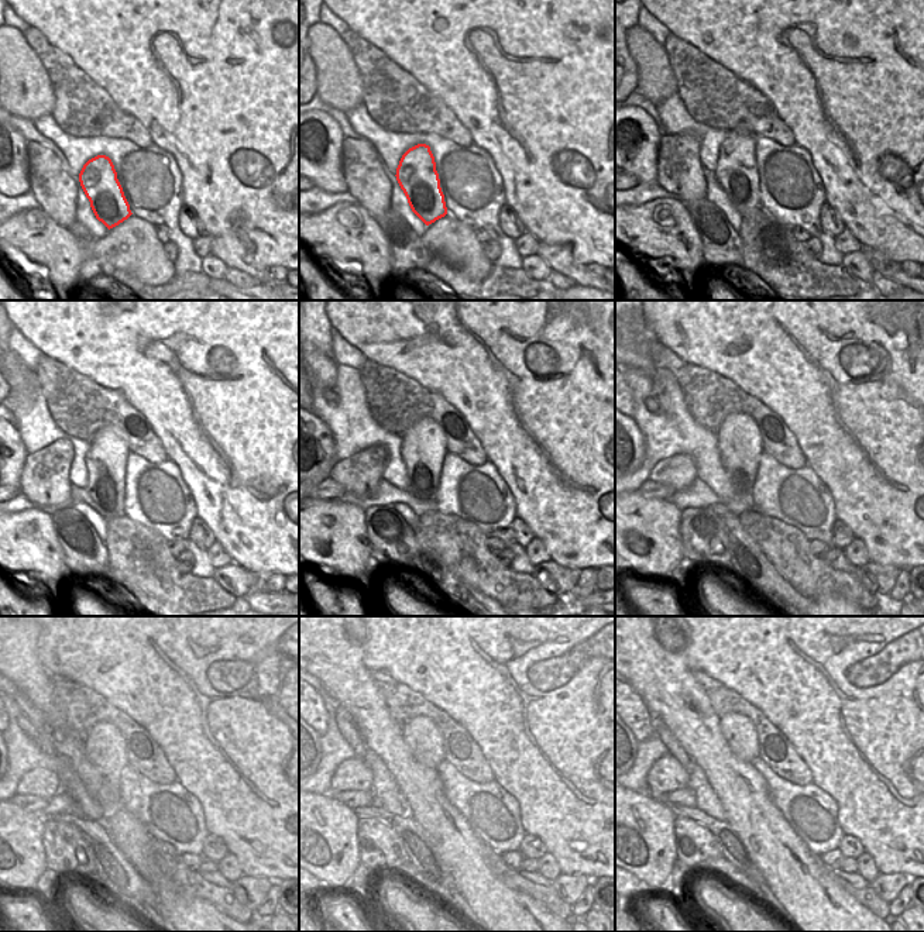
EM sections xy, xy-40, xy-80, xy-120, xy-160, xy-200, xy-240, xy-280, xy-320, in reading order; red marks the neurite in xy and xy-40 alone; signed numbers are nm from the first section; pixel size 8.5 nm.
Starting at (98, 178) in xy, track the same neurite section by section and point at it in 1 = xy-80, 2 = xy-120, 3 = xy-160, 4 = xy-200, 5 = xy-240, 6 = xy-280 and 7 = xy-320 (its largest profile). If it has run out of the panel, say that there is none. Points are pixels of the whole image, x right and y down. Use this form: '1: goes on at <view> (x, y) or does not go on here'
1: goes on at xy-80 (735, 172)
2: goes on at xy-120 (105, 461)
3: goes on at xy-160 (423, 446)
4: goes on at xy-200 (739, 443)
5: goes on at xy-240 (105, 747)
6: goes on at xy-280 (423, 739)
7: goes on at xy-320 (738, 731)

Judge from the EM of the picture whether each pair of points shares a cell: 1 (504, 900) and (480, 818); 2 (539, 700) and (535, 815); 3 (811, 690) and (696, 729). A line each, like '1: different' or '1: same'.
1: different
2: same
3: different

